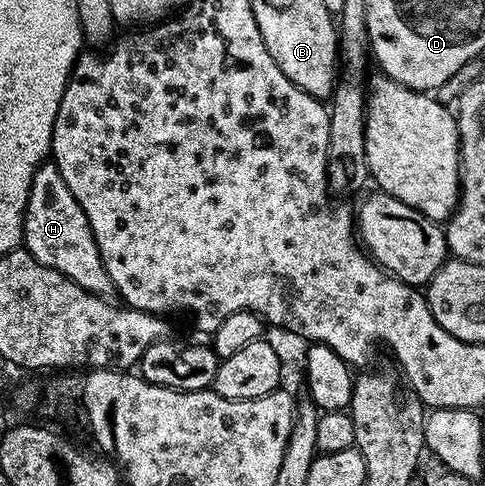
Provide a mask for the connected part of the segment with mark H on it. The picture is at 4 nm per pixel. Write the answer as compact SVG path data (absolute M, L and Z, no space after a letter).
M54 162L42 163L31 182L27 212L23 215L22 246L41 261L41 265L57 269L57 273L69 277L86 291L104 297L112 294L111 278L101 261L93 229L89 229L89 221L81 205L77 205L77 197L69 193L69 185L65 185L65 177L61 177Z

